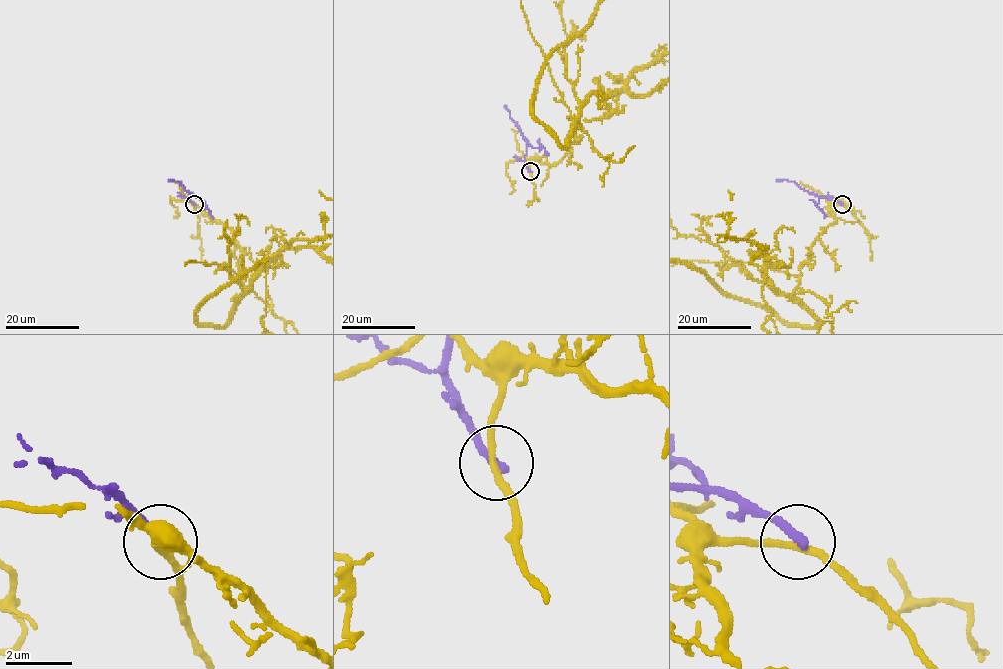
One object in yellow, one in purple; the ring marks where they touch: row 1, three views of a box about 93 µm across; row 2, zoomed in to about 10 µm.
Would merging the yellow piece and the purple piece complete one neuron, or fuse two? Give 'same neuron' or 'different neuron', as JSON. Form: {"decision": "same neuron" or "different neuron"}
{"decision": "different neuron"}

